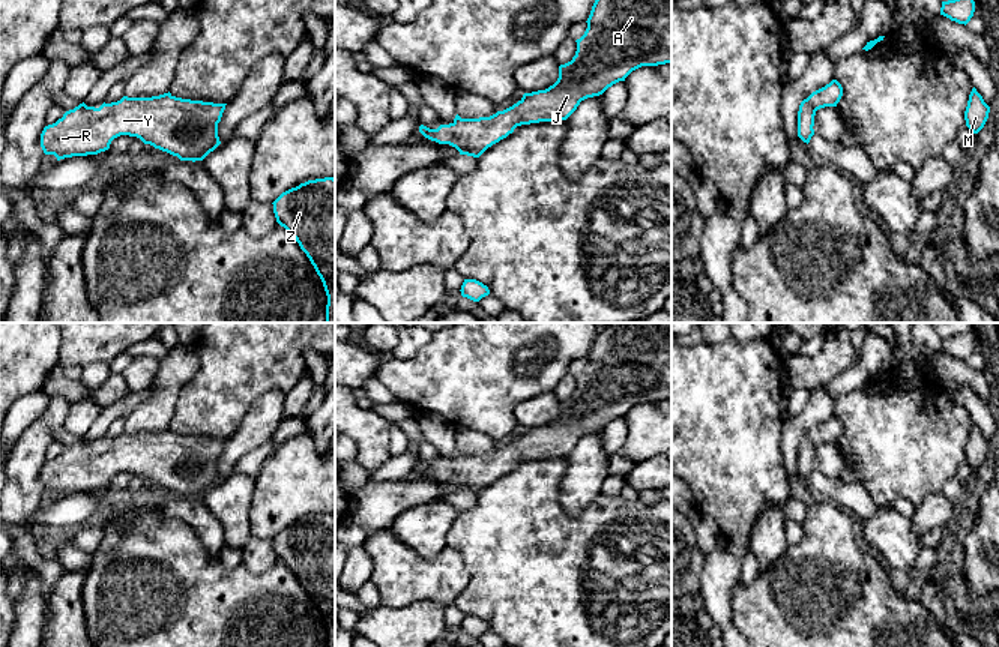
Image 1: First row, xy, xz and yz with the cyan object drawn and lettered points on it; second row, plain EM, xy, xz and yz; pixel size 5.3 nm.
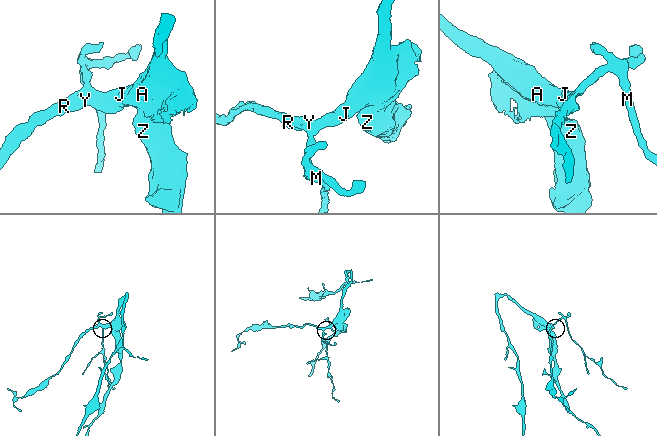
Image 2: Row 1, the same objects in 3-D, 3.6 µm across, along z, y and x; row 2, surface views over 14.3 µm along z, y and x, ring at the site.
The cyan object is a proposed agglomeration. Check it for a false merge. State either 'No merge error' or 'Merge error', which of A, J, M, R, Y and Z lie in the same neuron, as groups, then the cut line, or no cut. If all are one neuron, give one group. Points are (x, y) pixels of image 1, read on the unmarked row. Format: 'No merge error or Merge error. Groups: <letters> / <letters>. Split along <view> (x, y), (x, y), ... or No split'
No merge error. Groups: A J M R Y Z. No split

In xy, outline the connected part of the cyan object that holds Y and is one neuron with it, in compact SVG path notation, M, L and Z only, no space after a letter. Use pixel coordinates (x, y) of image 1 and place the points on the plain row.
M170 428L152 434L123 432L99 444L83 438L44 464L41 483L60 497L98 491L108 486L114 474L129 471L180 497L203 497L221 480L218 459L225 441L182 435Z

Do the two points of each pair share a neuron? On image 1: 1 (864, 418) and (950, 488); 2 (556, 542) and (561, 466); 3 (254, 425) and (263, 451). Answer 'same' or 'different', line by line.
1: different
2: same
3: different

